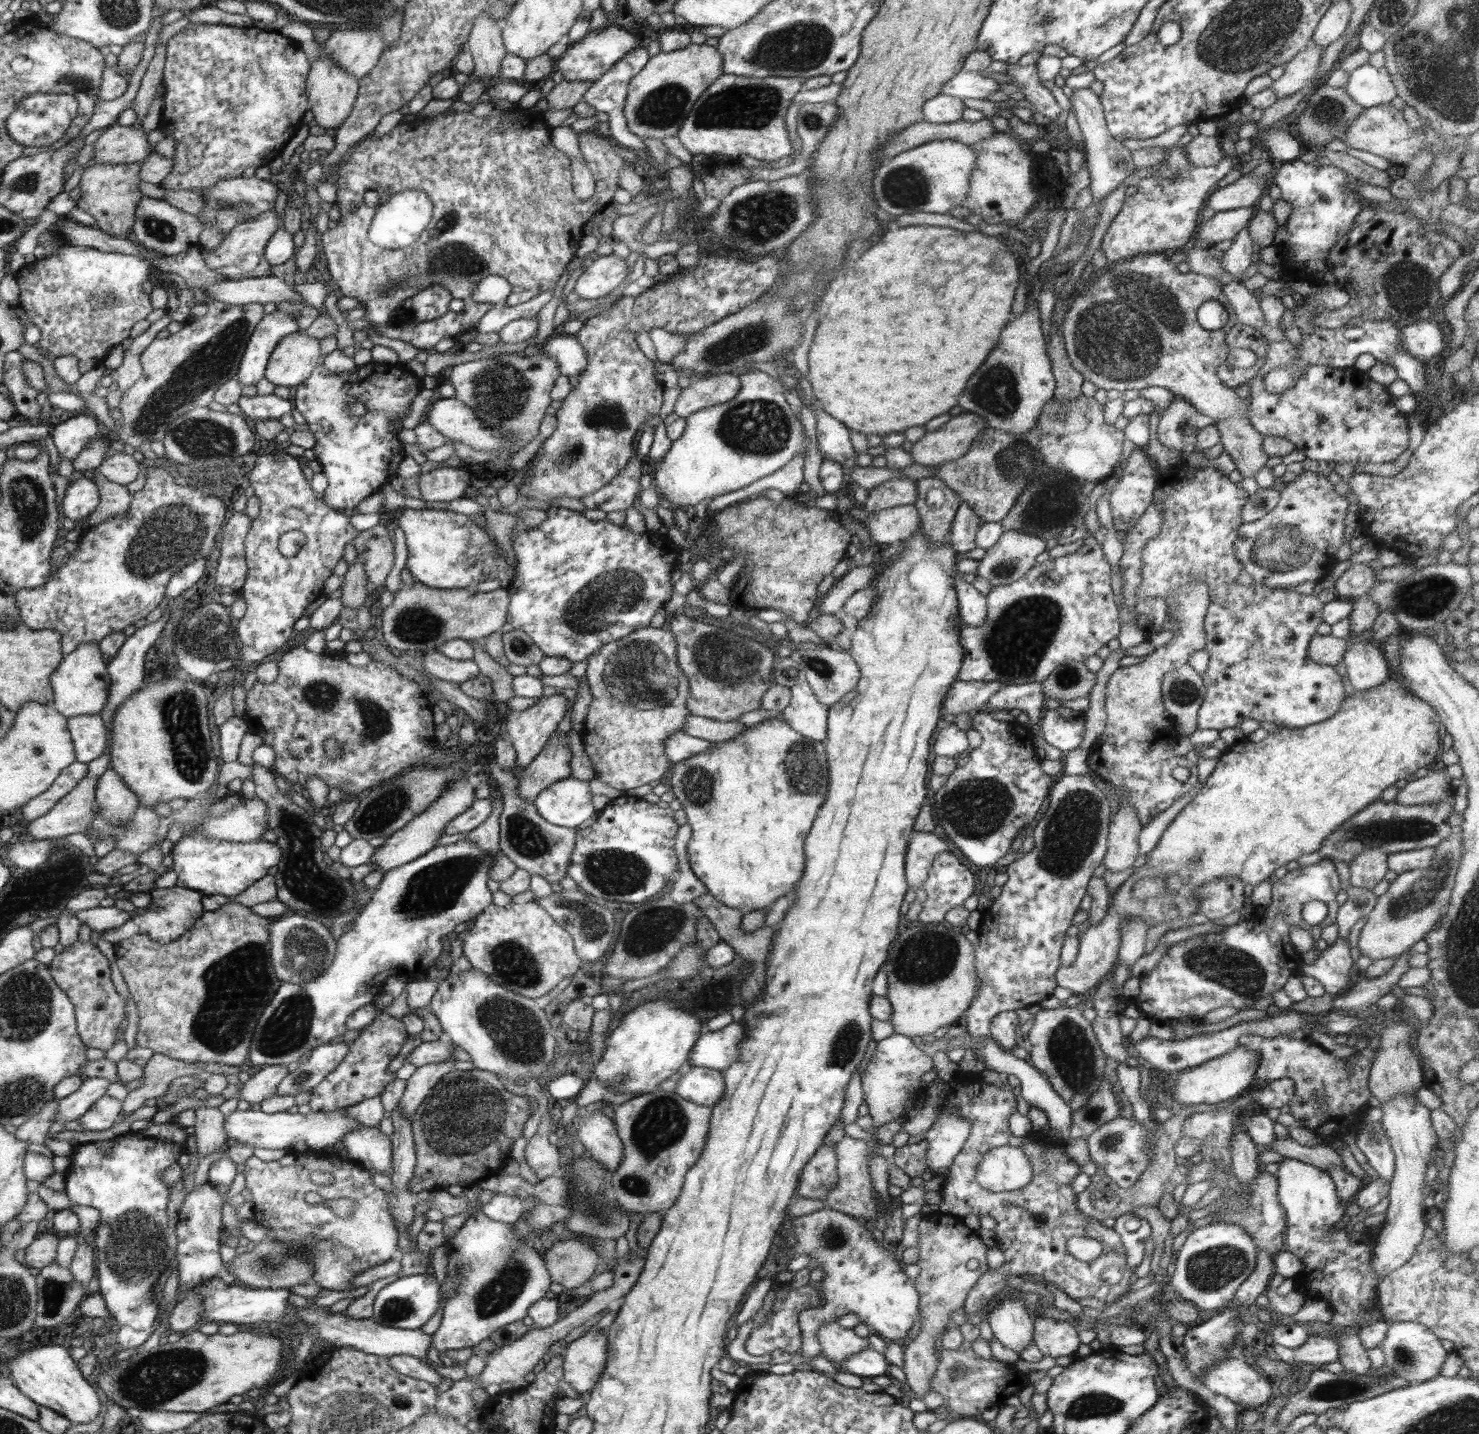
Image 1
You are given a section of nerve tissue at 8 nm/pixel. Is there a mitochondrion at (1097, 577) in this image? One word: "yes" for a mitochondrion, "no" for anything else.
no

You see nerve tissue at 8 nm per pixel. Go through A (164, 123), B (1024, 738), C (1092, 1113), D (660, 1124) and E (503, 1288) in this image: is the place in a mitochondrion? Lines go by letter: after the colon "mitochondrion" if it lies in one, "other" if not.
A: other
B: other
C: mitochondrion
D: mitochondrion
E: mitochondrion

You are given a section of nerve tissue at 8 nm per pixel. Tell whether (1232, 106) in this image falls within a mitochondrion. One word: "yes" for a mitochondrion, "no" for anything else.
no

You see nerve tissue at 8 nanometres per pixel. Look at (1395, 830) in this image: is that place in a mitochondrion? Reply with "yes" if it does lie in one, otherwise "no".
yes

